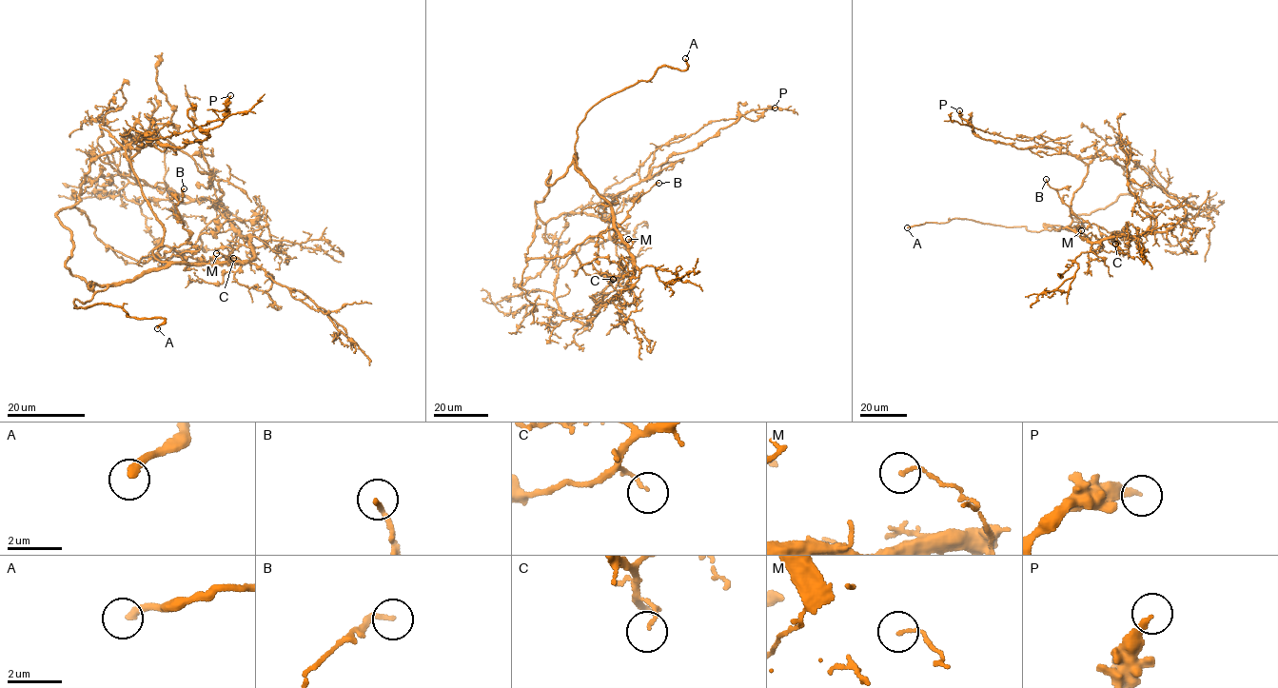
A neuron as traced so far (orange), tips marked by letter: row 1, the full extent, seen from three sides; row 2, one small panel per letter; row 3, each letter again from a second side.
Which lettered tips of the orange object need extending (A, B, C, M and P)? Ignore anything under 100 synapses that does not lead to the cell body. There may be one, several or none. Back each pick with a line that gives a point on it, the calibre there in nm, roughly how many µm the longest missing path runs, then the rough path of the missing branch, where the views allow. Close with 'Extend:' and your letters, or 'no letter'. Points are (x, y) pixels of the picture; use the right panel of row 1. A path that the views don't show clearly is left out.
A: at (907, 227); 240 nm thick; about 20 µm are missing; missing branch runs (907, 227), (872, 251)
Extend: A

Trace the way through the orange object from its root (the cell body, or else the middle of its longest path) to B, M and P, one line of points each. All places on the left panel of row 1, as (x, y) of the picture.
B: (70, 256), (56, 214), (68, 206), (140, 263), (186, 245), (184, 188)
M: (70, 256), (65, 265), (89, 286), (91, 282), (122, 284), (177, 263), (229, 263), (216, 253)
P: (70, 256), (56, 214), (90, 165), (123, 139), (139, 151), (206, 140), (230, 95)

